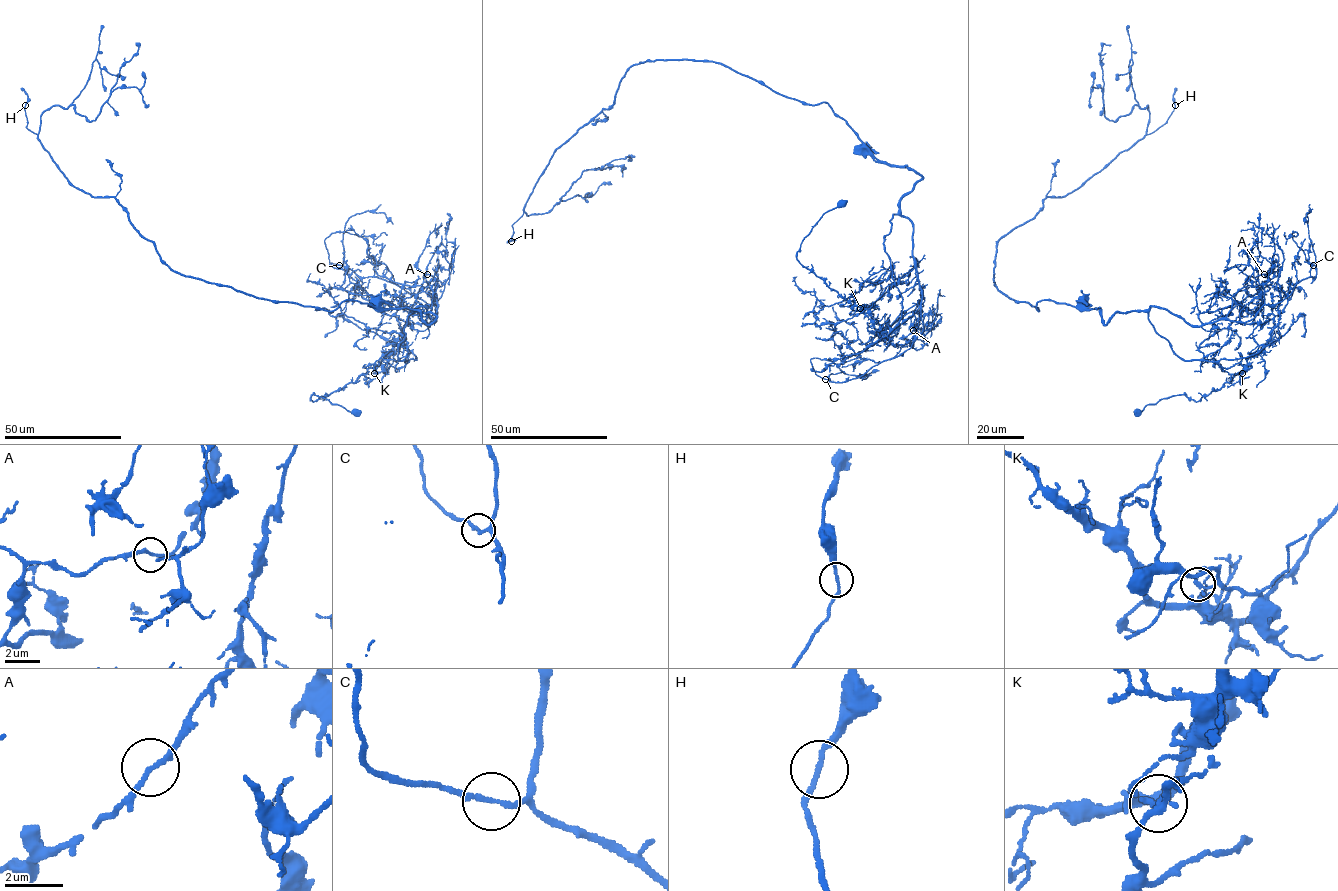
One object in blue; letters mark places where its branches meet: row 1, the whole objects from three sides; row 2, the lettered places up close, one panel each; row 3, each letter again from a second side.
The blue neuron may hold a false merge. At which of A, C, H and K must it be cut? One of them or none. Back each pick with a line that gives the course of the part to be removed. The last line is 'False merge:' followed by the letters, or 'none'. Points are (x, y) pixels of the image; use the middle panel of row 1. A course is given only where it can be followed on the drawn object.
K: course (860, 308), (852, 308), (796, 258), (800, 244), (825, 212), (843, 206), (847, 201)
False merge: K

